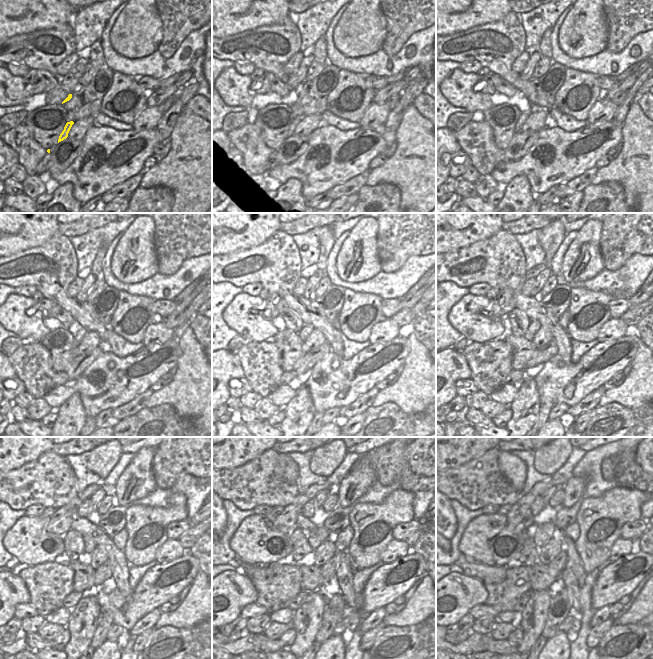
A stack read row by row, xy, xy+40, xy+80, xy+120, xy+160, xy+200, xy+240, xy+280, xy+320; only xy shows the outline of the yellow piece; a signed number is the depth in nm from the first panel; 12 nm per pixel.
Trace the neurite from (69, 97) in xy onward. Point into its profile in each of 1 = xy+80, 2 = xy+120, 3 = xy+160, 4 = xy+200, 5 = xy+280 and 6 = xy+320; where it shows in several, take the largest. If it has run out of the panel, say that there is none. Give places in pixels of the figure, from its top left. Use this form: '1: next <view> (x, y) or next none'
1: next xy+80 (518, 99)
2: next xy+120 (78, 331)
3: next xy+160 (307, 329)
4: next xy+200 (534, 326)
5: next xy+280 (317, 536)
6: next xy+320 (544, 532)

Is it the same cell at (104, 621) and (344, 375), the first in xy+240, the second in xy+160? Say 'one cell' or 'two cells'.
two cells

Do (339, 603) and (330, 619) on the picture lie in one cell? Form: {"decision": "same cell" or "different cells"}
{"decision": "same cell"}

